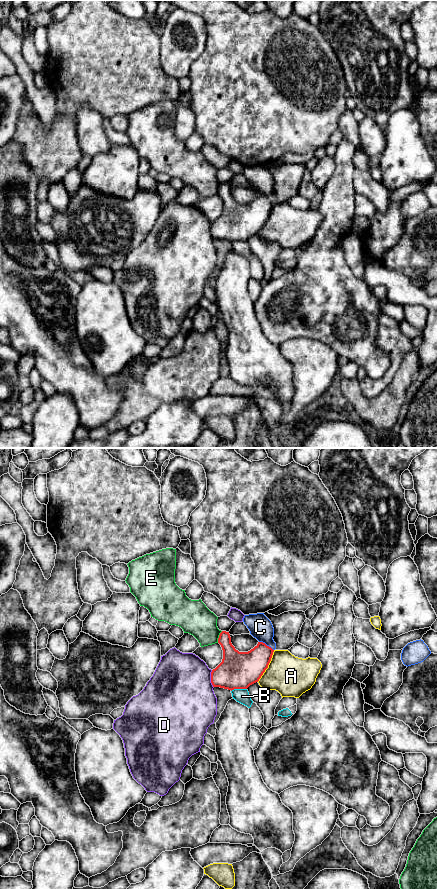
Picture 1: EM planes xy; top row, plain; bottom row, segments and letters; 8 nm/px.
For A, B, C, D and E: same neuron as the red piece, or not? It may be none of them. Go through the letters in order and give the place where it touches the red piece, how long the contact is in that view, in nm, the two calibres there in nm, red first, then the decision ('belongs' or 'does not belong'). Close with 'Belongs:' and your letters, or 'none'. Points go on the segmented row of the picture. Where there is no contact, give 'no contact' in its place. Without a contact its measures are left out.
A: meets red in xy at (267, 666); contact 300 nm long; 300 nm thick on the red side, 320 nm on the other; does not belong
B: meets red in xy at (238, 688); contact 130 nm long; 300 nm thick on the red side, 120 nm on the other; does not belong
C: meets red in xy at (265, 644); contact 140 nm long; 280 nm thick on the red side, 190 nm on the other; does not belong
D: meets red in xy at (211, 679); contact 140 nm long; 300 nm thick on the red side, 480 nm on the other; does not belong
E: meets red in xy at (219, 637); contact 100 nm long; 220 nm thick on the red side, 260 nm on the other; does not belong
Belongs: none

